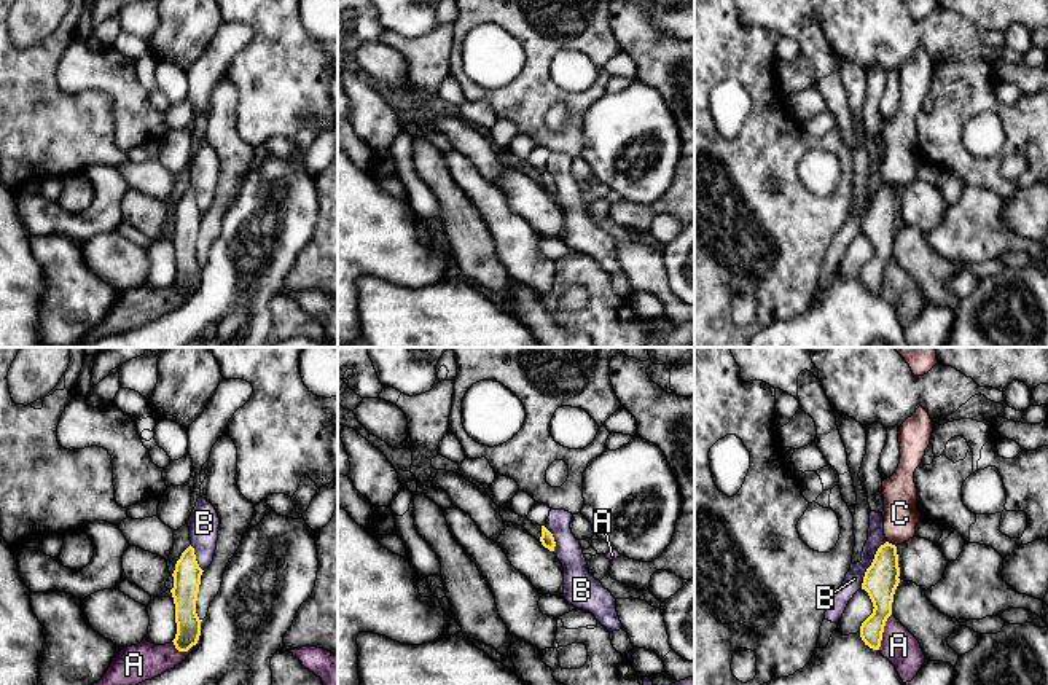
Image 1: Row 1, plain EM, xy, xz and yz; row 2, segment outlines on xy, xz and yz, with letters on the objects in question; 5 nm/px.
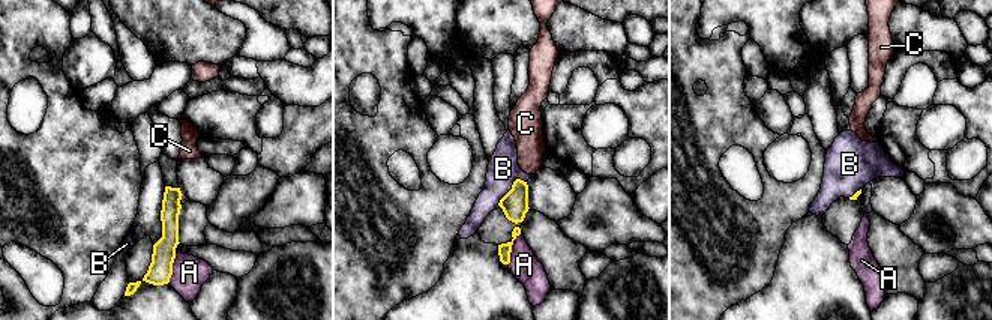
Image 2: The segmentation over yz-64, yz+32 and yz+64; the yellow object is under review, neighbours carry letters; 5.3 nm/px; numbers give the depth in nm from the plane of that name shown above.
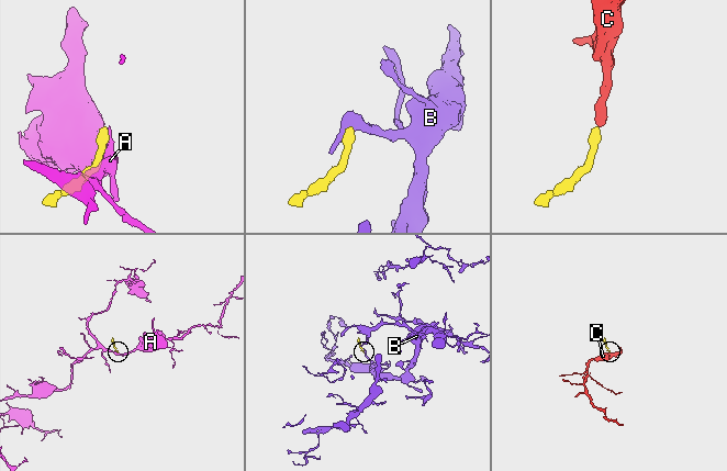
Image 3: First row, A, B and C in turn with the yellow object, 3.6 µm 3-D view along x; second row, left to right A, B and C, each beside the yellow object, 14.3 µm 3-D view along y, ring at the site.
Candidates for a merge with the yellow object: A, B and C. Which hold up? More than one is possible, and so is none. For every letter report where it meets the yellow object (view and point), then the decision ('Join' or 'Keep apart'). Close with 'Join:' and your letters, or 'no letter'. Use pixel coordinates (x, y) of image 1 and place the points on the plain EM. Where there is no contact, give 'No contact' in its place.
A: Touches yellow at yz (883, 274). Keep apart
B: Touches yellow at yz (872, 207). Keep apart
C: Touches yellow at yz (891, 187). Join
Join: C

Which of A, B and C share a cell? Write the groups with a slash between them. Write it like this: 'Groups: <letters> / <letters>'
Groups: A / B / C

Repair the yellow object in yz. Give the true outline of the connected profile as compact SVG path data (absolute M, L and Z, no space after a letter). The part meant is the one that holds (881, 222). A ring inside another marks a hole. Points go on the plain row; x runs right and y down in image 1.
M919 49L898 70L900 107L895 116L882 124L887 185L878 191L862 226L862 233L868 236L874 252L862 266L860 280L873 293L881 290L884 269L892 258L894 237L900 226L897 190L916 180L916 169L922 161L917 151L914 115L922 107L932 75L933 65L929 56Z

